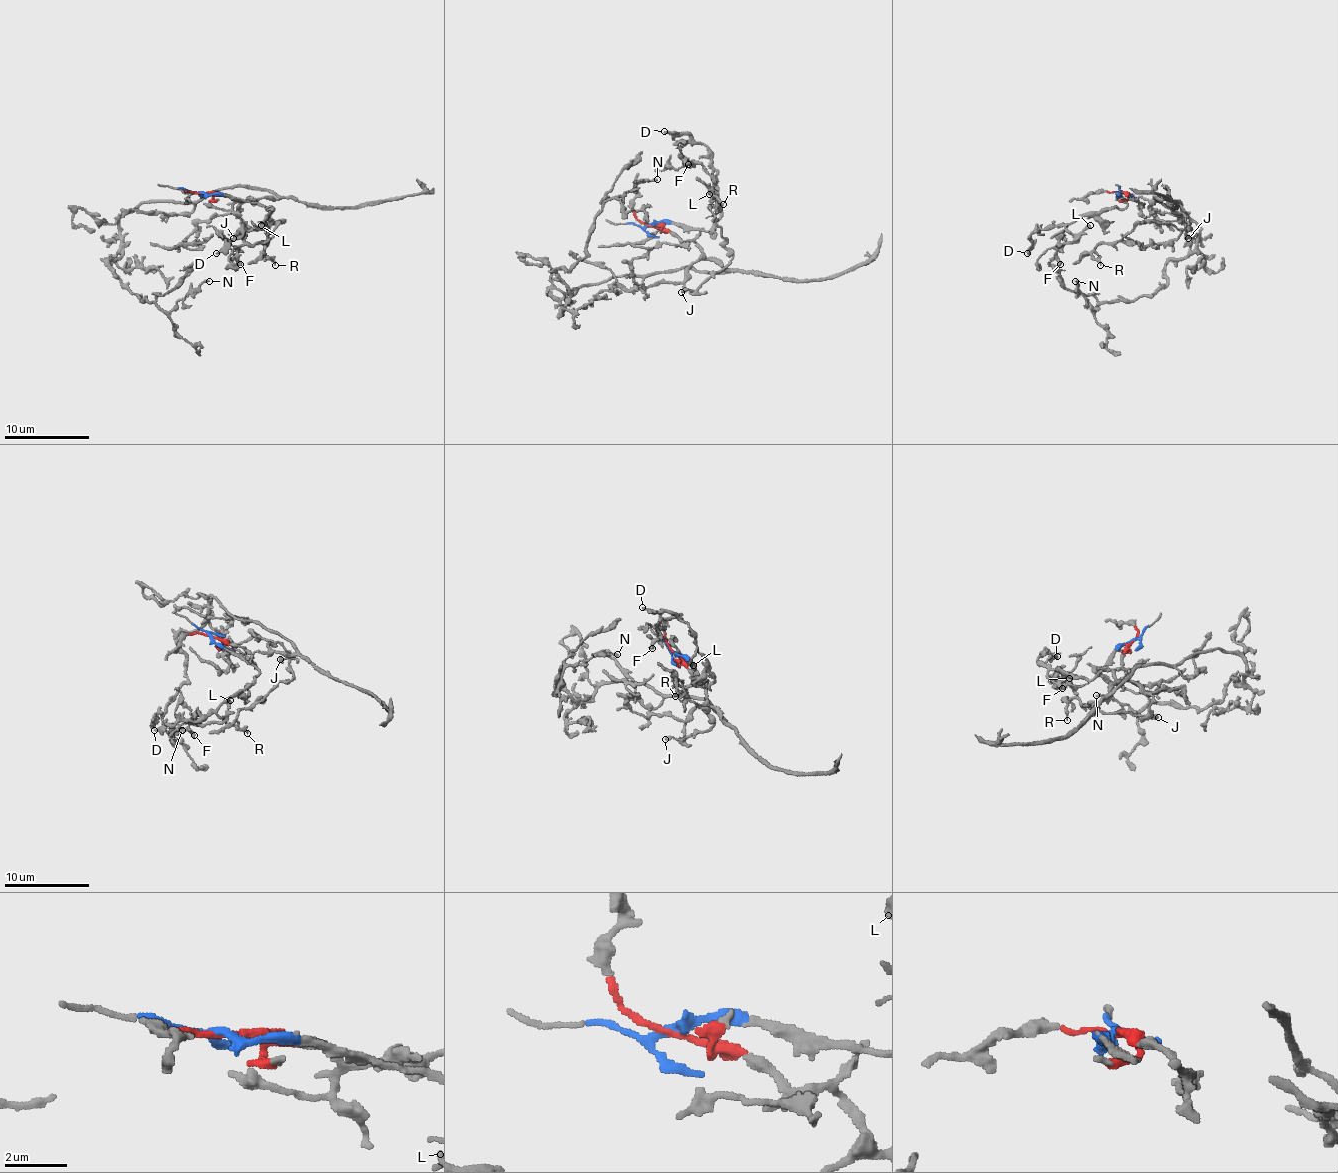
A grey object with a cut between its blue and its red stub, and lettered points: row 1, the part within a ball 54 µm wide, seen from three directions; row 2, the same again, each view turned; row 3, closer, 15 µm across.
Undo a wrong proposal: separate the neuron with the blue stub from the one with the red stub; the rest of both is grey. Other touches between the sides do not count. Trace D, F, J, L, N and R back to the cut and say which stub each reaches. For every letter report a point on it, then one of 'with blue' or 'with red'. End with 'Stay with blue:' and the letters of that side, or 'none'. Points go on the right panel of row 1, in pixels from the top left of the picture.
D: at (1027, 253); with blue
F: at (1060, 264); with blue
J: at (1188, 238); with red
L: at (1090, 225); with blue
N: at (1075, 281); with red
R: at (1100, 265); with red
Stay with blue: D, F, L

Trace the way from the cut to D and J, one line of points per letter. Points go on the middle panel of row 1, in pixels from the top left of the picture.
D: (649, 226), (676, 222), (691, 228), (712, 230), (719, 215), (710, 152), (689, 135), (663, 130)
J: (649, 226), (661, 226), (670, 235), (691, 241), (700, 250), (700, 258), (685, 284), (691, 292), (681, 292)

